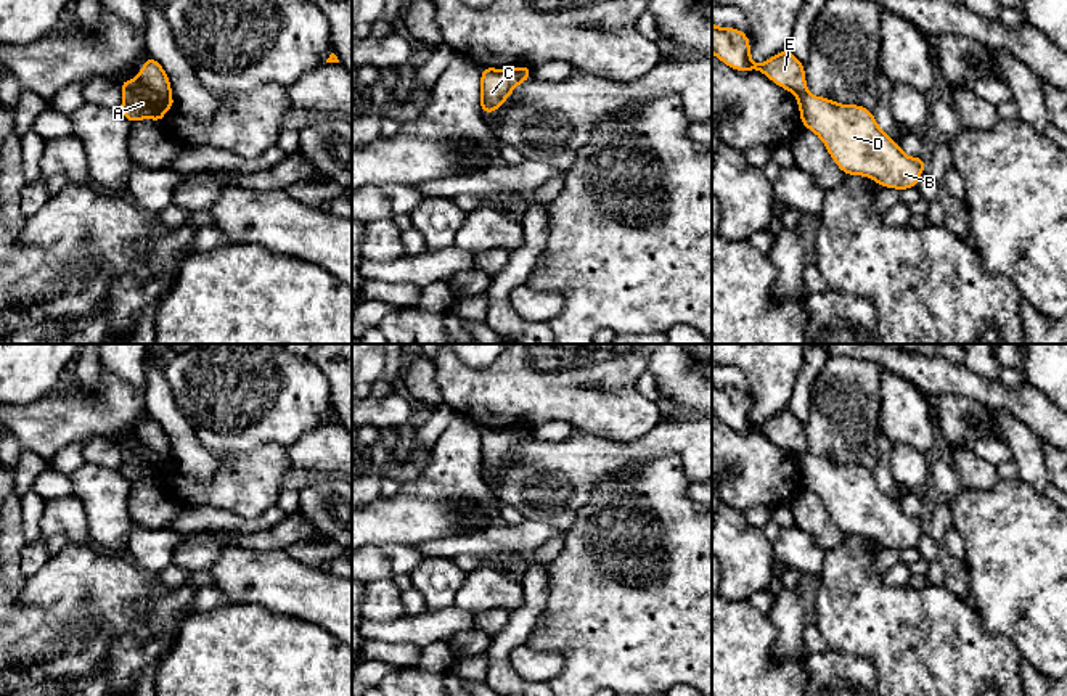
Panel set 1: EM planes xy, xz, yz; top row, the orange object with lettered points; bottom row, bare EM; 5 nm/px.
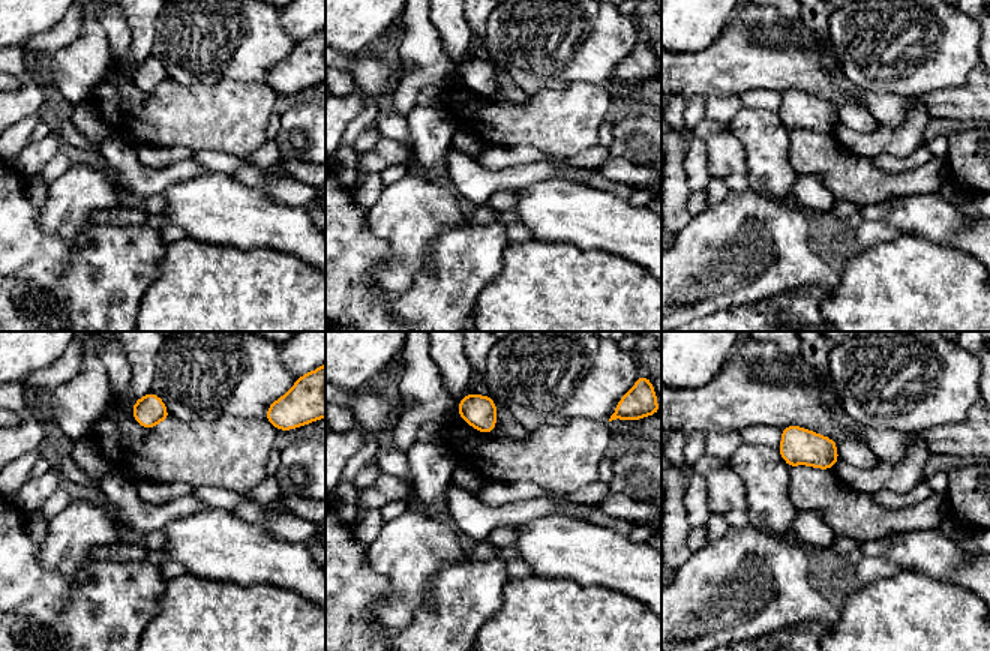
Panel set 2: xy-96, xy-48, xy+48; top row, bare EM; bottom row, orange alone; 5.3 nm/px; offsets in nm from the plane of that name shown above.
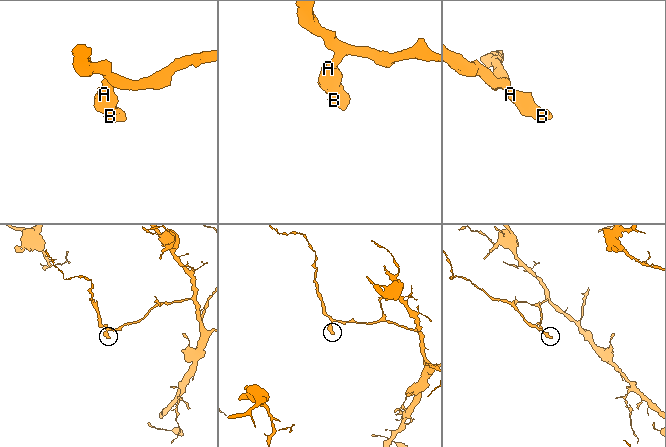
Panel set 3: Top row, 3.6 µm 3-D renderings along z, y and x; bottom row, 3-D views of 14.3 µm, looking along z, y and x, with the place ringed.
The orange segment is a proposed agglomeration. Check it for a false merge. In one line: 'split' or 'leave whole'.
split

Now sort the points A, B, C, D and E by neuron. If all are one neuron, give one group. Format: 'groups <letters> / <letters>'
groups A B C D / E

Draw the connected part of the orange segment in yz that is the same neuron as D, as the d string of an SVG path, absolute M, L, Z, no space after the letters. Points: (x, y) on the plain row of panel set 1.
M808 450L797 455L800 484L816 493L845 535L869 537L882 548L916 548L926 518L910 518L861 465L842 465Z

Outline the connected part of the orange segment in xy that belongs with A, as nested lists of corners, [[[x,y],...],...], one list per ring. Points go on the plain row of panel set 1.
[[[140,439],[121,442],[122,465],[119,473],[129,481],[154,479],[162,484],[164,474],[175,466],[172,455],[161,455]]]

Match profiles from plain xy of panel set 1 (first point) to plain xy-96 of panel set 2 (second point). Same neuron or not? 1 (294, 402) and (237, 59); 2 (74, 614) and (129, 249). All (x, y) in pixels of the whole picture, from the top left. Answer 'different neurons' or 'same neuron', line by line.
1: same neuron
2: different neurons

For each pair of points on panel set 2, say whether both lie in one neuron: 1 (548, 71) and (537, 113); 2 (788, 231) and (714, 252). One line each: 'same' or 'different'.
1: different
2: same

